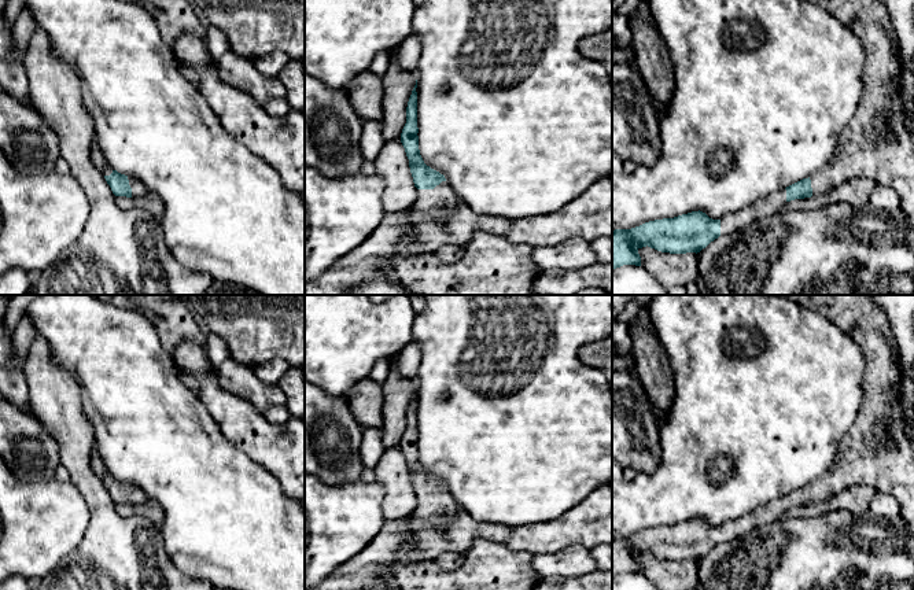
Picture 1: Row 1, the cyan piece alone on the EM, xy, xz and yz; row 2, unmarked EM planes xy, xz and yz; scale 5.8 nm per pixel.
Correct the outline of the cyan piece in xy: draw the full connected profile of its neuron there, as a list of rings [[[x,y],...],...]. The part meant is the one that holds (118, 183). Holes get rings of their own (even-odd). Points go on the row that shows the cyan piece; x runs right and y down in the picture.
[[[95,139],[92,150],[91,150],[91,159],[93,165],[102,172],[107,184],[110,185],[113,193],[115,196],[126,196],[126,198],[141,198],[147,195],[145,185],[134,177],[125,176],[113,170],[108,163],[106,162],[99,141]]]

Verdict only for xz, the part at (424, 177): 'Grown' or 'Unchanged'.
Grown

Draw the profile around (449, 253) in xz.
[[[446,244],[439,247],[435,254],[443,261],[443,262],[456,262],[461,259],[464,255],[464,248],[461,246],[454,244]]]

